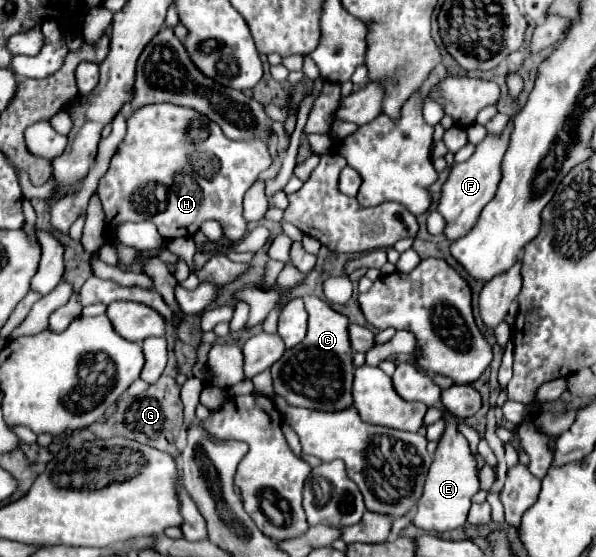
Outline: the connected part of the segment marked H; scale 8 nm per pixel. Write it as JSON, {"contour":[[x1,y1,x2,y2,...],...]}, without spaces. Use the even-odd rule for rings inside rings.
{"contour":[[147,104,127,116,127,134,95,190,103,206,107,234,123,266,141,262,137,248,125,248,115,238,117,226,125,222,151,220,165,240,189,236,191,228,195,234,205,220,217,220,223,236,233,242,247,232,241,202,257,176,271,164,267,146,263,142,233,142,205,116,203,134,193,136,193,142,187,136,191,120,199,120,199,112,175,104],[161,190,165,194,165,208,161,208]]}

